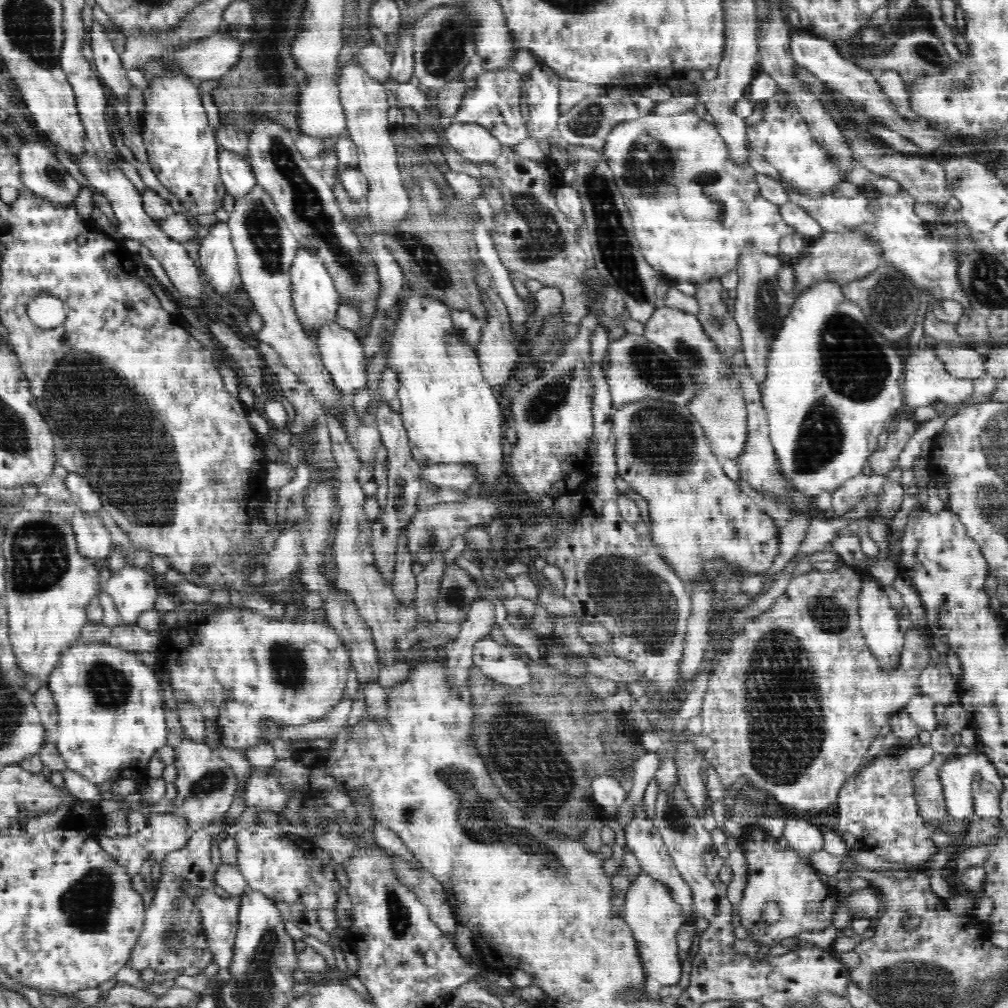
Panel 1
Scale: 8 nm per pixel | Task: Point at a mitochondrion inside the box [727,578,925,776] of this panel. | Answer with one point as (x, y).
(825, 612)

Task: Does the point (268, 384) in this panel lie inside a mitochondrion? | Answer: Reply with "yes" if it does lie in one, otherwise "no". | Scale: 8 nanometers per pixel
no

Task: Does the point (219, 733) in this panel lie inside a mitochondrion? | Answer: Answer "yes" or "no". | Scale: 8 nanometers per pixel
no

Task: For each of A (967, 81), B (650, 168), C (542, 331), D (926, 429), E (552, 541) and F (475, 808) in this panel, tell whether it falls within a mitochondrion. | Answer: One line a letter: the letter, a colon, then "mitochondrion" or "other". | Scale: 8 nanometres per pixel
A: mitochondrion
B: mitochondrion
C: other
D: other
E: mitochondrion
F: mitochondrion

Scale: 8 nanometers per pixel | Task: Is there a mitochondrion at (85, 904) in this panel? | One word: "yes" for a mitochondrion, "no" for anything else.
yes

